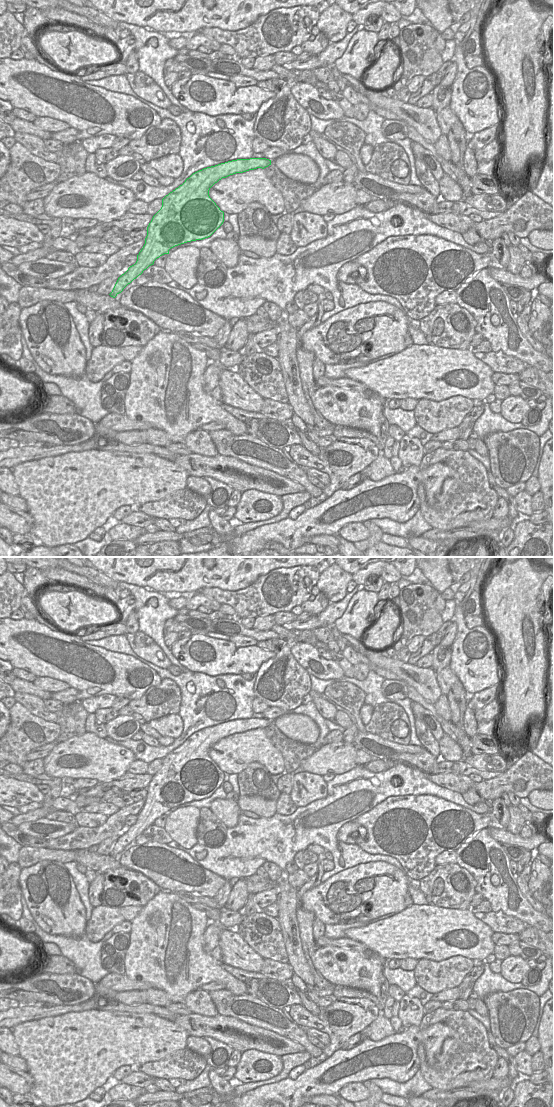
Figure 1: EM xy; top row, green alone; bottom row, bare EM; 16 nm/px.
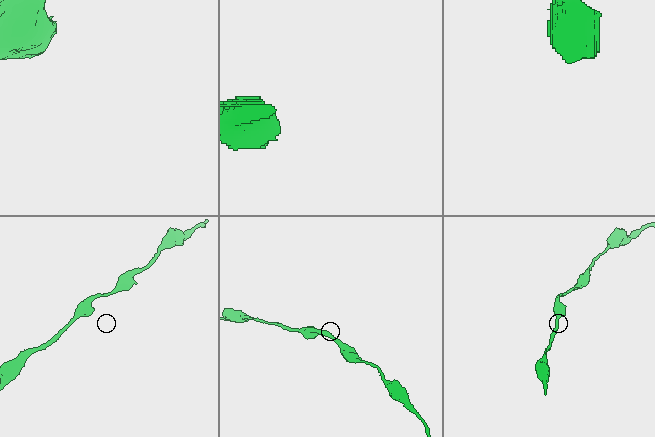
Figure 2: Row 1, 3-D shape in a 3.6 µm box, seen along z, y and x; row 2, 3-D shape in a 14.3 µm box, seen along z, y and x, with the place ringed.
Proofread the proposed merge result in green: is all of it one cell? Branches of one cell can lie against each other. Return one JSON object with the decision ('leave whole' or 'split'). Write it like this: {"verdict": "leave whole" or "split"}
{"verdict": "leave whole"}

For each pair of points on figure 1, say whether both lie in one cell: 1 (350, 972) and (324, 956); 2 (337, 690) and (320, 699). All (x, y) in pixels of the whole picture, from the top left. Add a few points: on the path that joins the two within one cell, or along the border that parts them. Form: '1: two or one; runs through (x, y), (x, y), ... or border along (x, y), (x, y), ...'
1: one; runs through (344, 967), (330, 961)
2: two; border along (323, 694), (327, 697)

